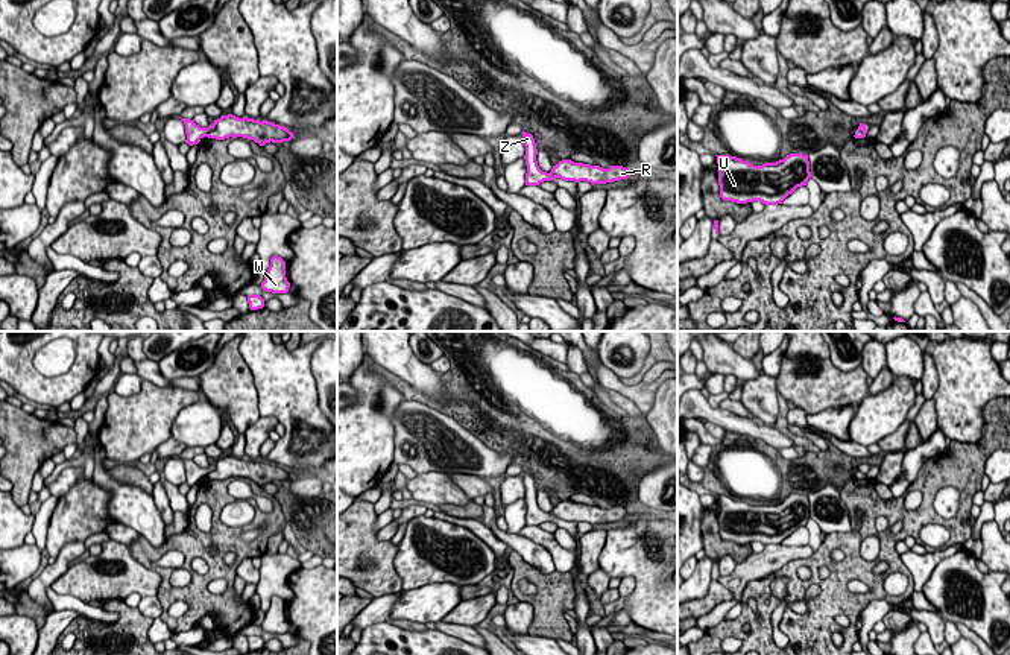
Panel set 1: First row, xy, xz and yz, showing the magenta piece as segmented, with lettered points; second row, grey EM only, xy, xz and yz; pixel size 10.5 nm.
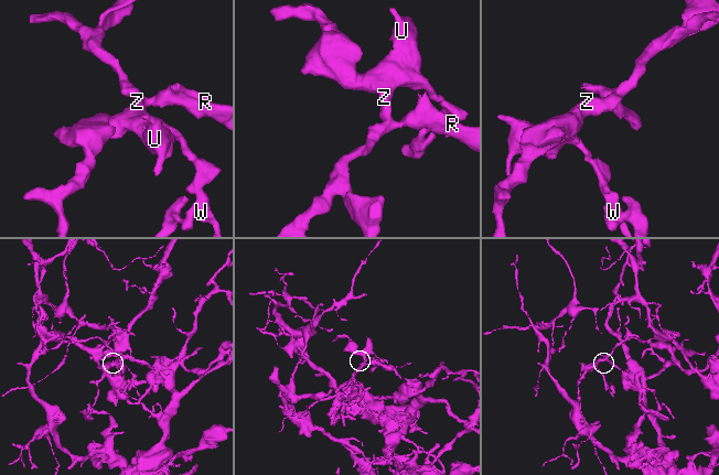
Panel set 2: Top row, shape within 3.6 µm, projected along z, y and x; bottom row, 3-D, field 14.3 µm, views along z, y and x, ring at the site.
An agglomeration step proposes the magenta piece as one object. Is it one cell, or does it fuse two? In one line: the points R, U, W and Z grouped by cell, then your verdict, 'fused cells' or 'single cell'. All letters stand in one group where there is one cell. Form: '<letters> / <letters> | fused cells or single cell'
R / U W Z | fused cells

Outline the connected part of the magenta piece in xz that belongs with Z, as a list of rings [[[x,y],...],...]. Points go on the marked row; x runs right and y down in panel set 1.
[[[522,131],[522,138],[526,146],[524,160],[527,166],[526,185],[539,185],[544,181],[553,181],[554,176],[551,173],[542,172],[538,166],[538,149],[533,135]]]

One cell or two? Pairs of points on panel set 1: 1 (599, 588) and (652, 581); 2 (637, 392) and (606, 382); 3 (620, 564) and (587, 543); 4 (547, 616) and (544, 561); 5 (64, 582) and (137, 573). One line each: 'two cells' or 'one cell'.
1: two cells
2: one cell
3: two cells
4: two cells
5: one cell

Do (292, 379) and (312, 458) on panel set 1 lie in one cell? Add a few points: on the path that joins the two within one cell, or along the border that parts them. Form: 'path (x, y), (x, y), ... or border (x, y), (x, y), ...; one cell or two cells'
path (292, 398), (307, 427), (309, 438); one cell

